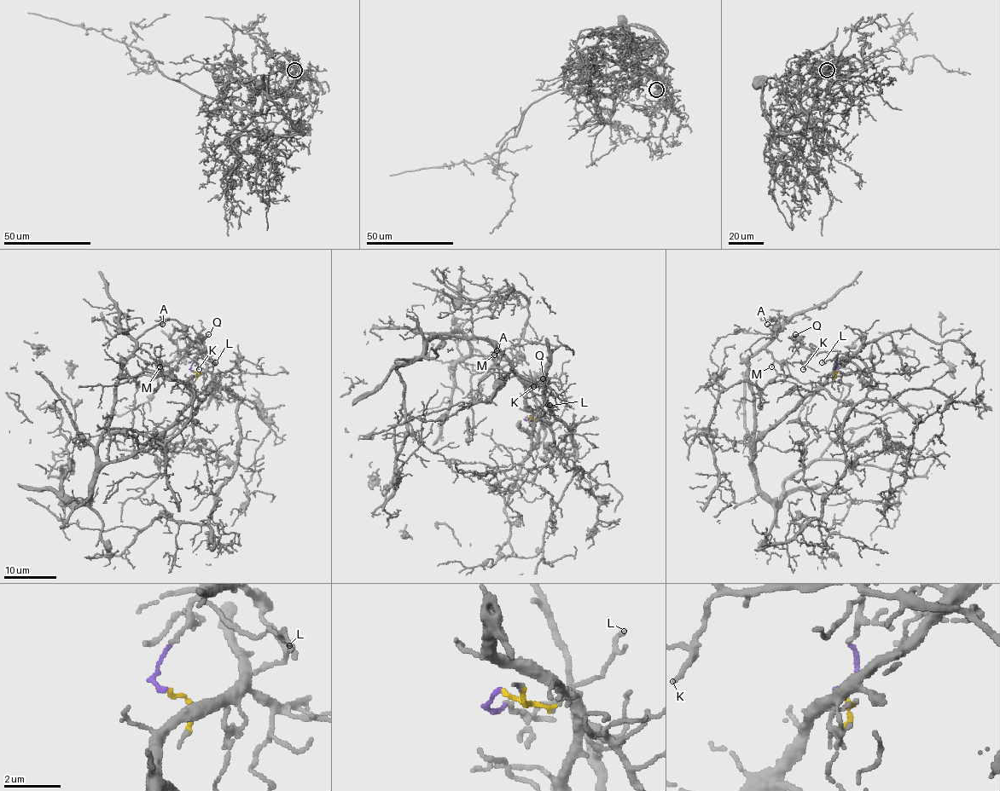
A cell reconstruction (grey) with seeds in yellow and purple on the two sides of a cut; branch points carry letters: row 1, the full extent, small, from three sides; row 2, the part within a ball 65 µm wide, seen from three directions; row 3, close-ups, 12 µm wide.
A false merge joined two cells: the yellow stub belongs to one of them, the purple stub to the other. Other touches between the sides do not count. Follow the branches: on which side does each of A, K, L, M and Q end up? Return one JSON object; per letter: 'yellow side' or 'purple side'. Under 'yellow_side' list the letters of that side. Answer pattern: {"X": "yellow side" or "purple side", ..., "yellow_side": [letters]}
{"A": "yellow side", "K": "purple side", "L": "purple side", "M": "yellow side", "Q": "purple side", "yellow_side": ["A", "M"]}

